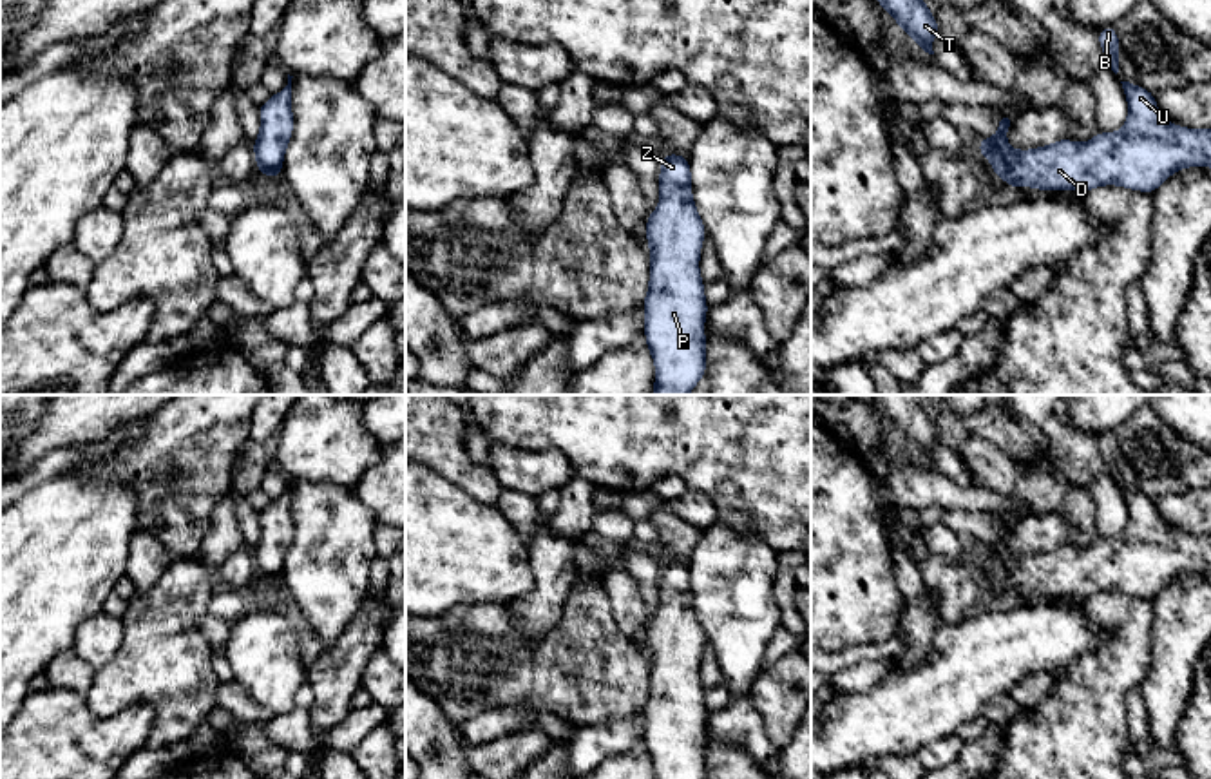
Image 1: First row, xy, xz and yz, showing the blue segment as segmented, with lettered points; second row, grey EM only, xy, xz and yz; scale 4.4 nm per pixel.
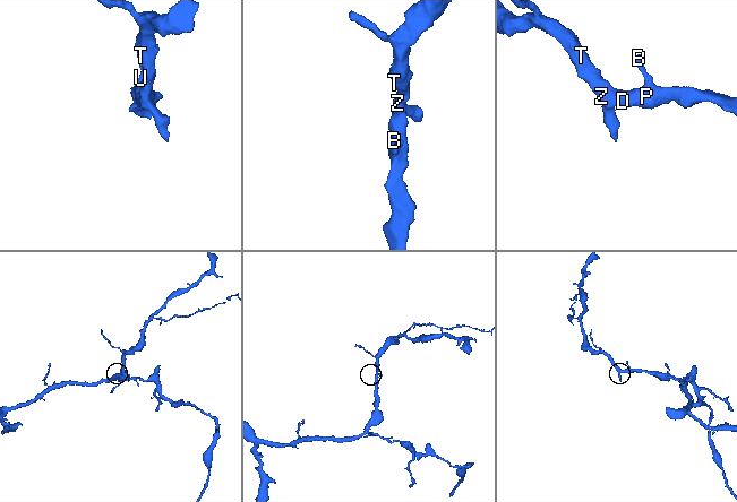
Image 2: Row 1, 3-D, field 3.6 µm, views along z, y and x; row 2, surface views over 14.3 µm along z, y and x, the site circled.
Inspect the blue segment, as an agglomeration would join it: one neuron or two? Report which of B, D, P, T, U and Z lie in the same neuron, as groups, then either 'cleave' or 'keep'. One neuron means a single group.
groups B D P T U Z; keep

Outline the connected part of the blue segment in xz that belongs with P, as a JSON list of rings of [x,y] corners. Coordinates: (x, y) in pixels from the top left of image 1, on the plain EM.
[[[663,560],[661,605],[646,625],[650,688],[643,707],[655,779],[706,779],[708,708],[699,665],[706,632],[691,601],[688,562]]]

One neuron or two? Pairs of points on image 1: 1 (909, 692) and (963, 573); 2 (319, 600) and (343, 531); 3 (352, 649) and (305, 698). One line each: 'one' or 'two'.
1: two
2: one
3: two

